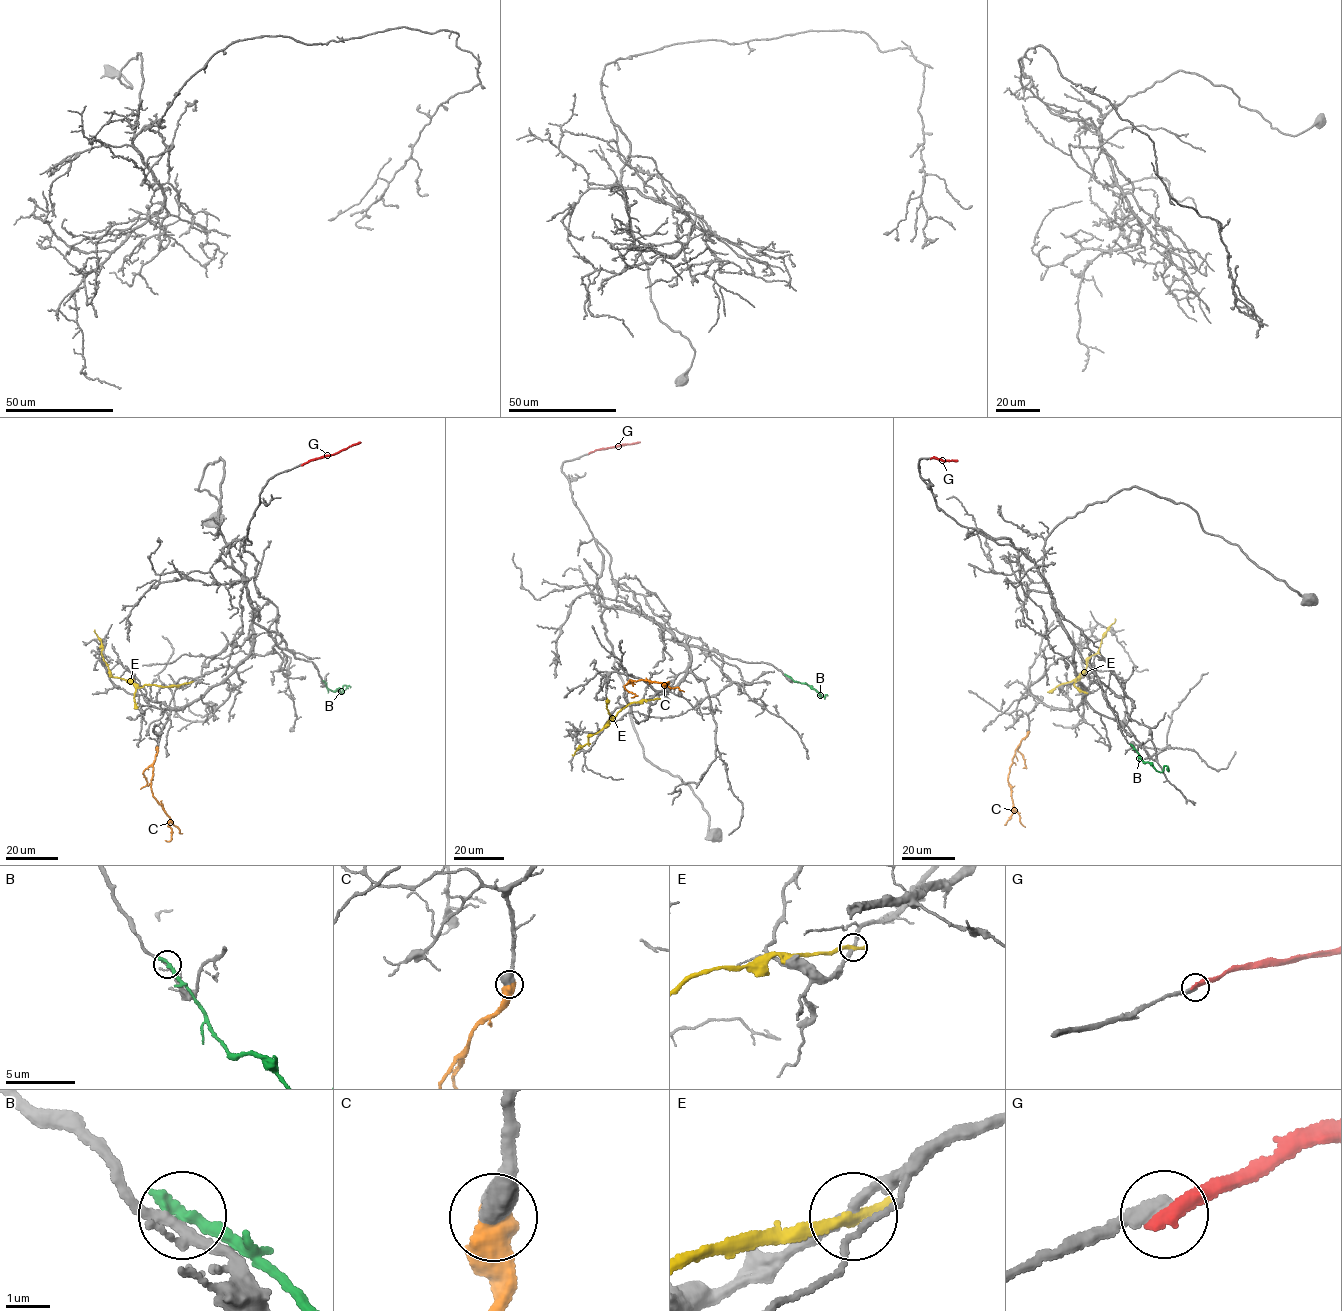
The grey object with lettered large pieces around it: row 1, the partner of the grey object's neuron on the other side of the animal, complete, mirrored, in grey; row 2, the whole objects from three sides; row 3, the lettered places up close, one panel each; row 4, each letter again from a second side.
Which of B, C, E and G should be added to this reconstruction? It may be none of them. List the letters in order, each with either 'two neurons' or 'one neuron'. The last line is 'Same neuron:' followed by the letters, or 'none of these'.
B: two neurons
C: one neuron
E: two neurons
G: two neurons
Same neuron: C

